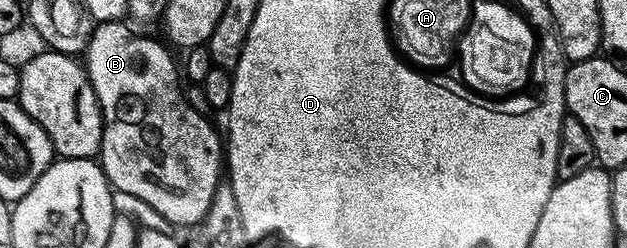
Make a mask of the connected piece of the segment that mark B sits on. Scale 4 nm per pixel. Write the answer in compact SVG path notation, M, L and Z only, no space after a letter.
M105 21L100 22L93 30L91 39L87 43L87 48L83 54L83 63L87 68L87 76L90 79L90 84L93 85L95 96L99 101L99 108L103 114L103 132L101 133L101 145L97 162L102 167L107 182L112 188L121 193L131 193L135 197L139 197L146 204L151 205L157 212L167 218L176 228L190 229L194 227L197 221L201 221L201 217L205 217L205 213L209 209L209 205L213 201L213 193L217 189L217 185L221 182L225 175L225 143L221 138L221 131L214 127L206 118L204 112L193 109L187 103L186 94L183 94L182 86L179 87L178 81L181 81L179 65L177 65L169 53L170 48L149 37L141 37L135 35L125 25L123 21Z

